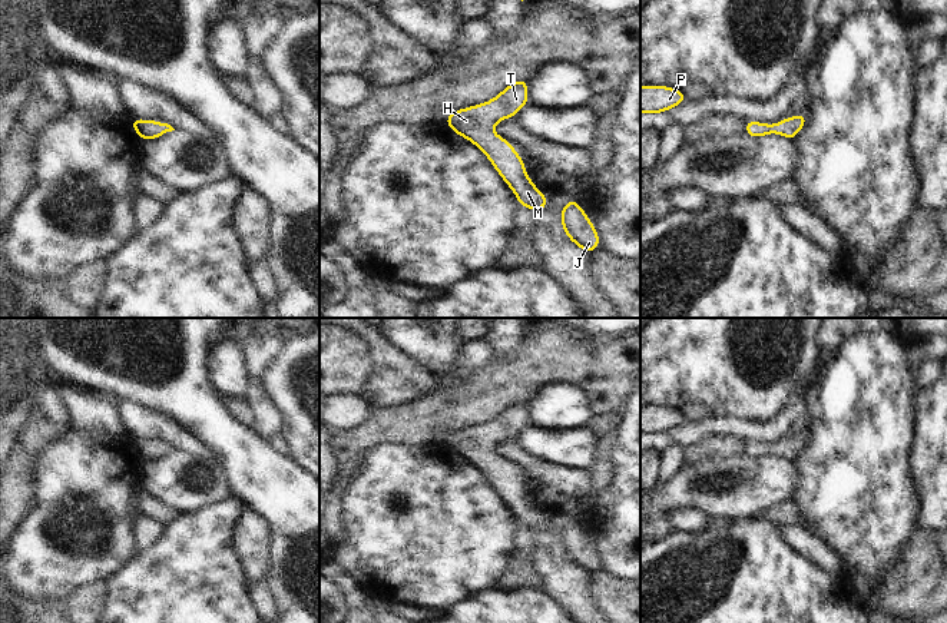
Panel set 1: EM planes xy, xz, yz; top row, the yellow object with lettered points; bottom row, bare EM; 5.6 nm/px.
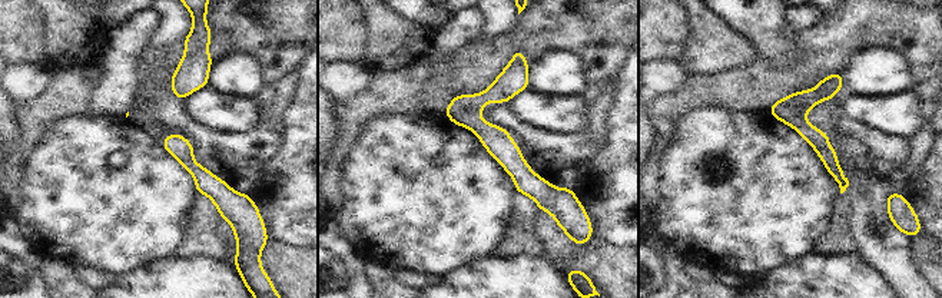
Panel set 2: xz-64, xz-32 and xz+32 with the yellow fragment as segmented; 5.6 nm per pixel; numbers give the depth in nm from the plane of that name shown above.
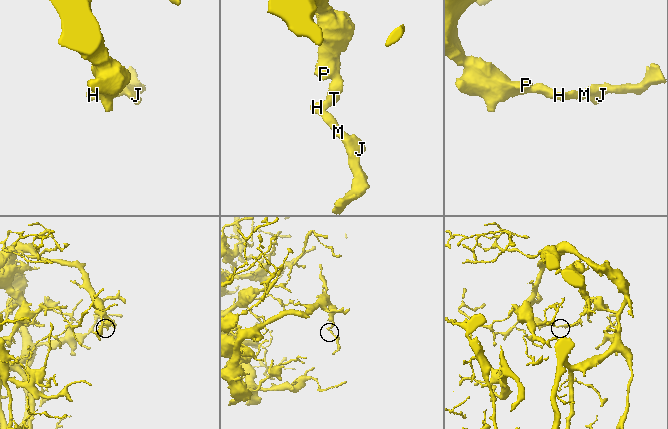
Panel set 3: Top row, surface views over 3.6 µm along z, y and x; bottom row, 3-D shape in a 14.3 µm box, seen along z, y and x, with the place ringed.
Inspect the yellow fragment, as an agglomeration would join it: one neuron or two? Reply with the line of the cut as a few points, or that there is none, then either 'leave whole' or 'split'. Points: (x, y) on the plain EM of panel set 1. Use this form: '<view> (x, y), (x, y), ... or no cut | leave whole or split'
no cut | leave whole

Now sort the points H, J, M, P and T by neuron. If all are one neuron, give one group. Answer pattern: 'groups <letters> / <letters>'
groups H J M P T

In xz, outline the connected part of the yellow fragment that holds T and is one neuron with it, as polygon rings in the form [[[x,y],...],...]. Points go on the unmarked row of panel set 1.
[[[520,400],[486,424],[448,434],[446,445],[487,477],[496,493],[516,516],[519,527],[544,531],[547,530],[547,517],[529,498],[520,474],[507,460],[493,453],[500,441],[513,440],[527,424],[527,400]]]

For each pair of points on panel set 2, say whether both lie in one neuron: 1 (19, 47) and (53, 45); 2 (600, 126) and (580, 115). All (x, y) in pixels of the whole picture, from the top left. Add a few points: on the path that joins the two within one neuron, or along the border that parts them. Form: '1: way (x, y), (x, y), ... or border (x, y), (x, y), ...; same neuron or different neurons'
1: border (42, 15), (43, 59), (46, 62); different neurons
2: border (587, 108), (589, 128); different neurons

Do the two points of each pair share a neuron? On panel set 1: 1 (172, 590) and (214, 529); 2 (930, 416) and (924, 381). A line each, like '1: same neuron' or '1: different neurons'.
1: same neuron
2: different neurons

